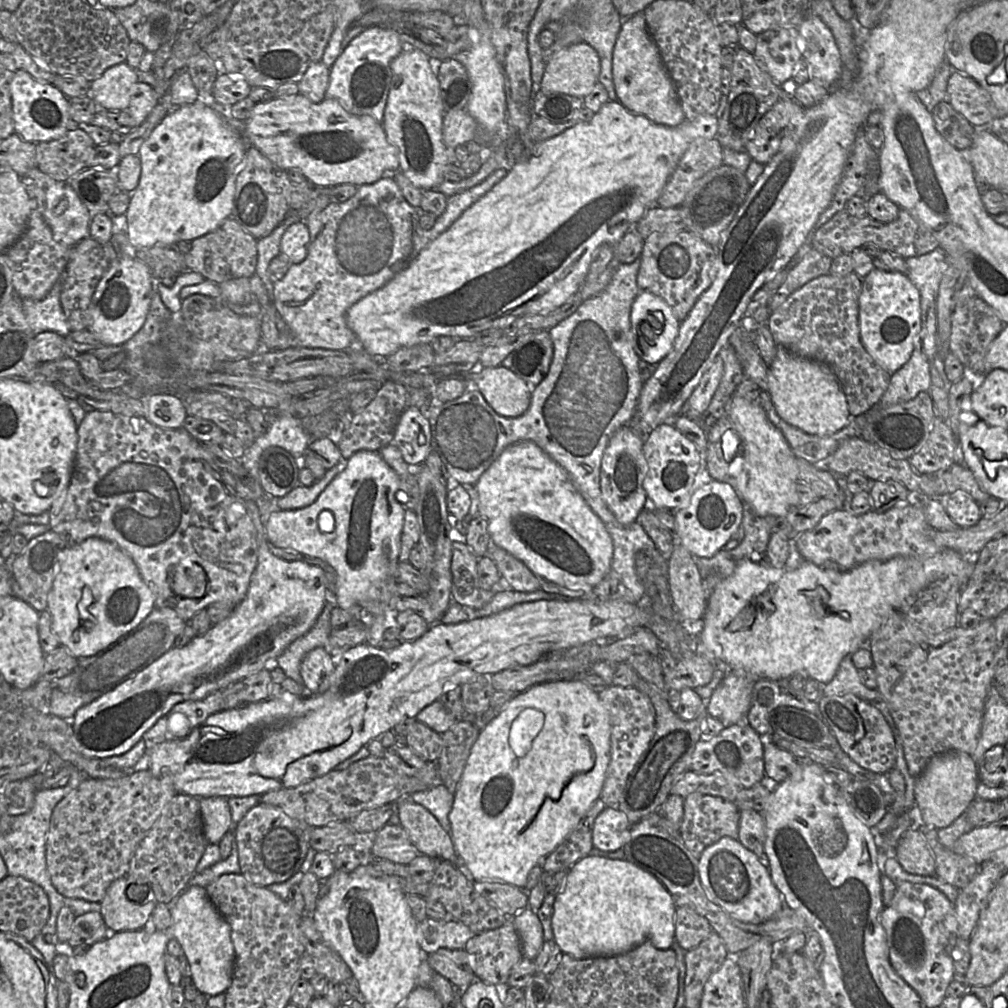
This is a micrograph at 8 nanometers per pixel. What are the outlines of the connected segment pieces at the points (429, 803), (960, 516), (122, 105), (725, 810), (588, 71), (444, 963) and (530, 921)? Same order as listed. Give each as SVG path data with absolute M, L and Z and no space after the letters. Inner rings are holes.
M443 784L428 790L414 792L411 797L415 803L430 811L443 829L451 835L451 824L448 816L453 805L454 795Z
M962 489L944 495L941 501L945 511L958 527L973 526L981 517L976 501Z
M122 62L108 68L89 83L89 96L96 105L108 111L125 111L131 88L137 81L137 70Z
M694 792L684 798L684 814L680 824L681 840L695 858L723 837L738 839L740 810L733 802L721 797Z
M584 42L564 47L546 62L540 90L583 98L598 81L600 62L596 51Z
M440 948L436 952L425 954L429 966L448 979L462 992L474 981L475 973L471 967L471 957L464 949Z
M525 908L513 917L519 935L523 956L534 960L544 943L543 927L537 913Z

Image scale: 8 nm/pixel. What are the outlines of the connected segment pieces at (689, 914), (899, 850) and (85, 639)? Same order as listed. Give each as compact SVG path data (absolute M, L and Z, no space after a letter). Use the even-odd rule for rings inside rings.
M676 907L674 917L674 937L680 947L691 950L705 940L712 928L709 922L688 907Z
M915 825L906 830L897 842L894 857L902 868L915 875L935 875L935 858L924 835Z
M89 537L60 551L58 569L48 594L47 611L51 614L52 631L59 639L60 646L64 646L77 659L93 656L111 645L138 626L154 607L153 594L134 561L114 543Z

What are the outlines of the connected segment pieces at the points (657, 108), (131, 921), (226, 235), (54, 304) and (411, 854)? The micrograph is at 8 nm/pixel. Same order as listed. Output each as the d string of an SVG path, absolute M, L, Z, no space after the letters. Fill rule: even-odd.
M642 12L622 19L612 54L612 78L618 101L628 110L644 115L654 123L665 126L677 126L685 120L673 82L661 59L659 50L649 34Z
M127 875L114 880L100 902L100 913L110 932L137 931L150 920L157 901L137 903L126 894Z
M229 217L214 231L191 242L190 251L184 255L186 268L217 284L240 277L250 278L255 274L257 264L256 243L257 239L254 236Z
M64 270L51 291L42 300L22 299L27 323L34 335L42 332L55 332L65 337L71 332L60 302L66 278L67 272Z
M386 823L373 834L371 855L373 858L407 865L419 852L401 825Z

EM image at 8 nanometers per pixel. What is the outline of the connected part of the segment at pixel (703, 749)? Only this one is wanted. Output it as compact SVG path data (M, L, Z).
M739 722L723 730L709 740L700 739L693 750L689 770L701 774L719 772L740 788L751 788L765 776L763 759L764 738L747 722Z

